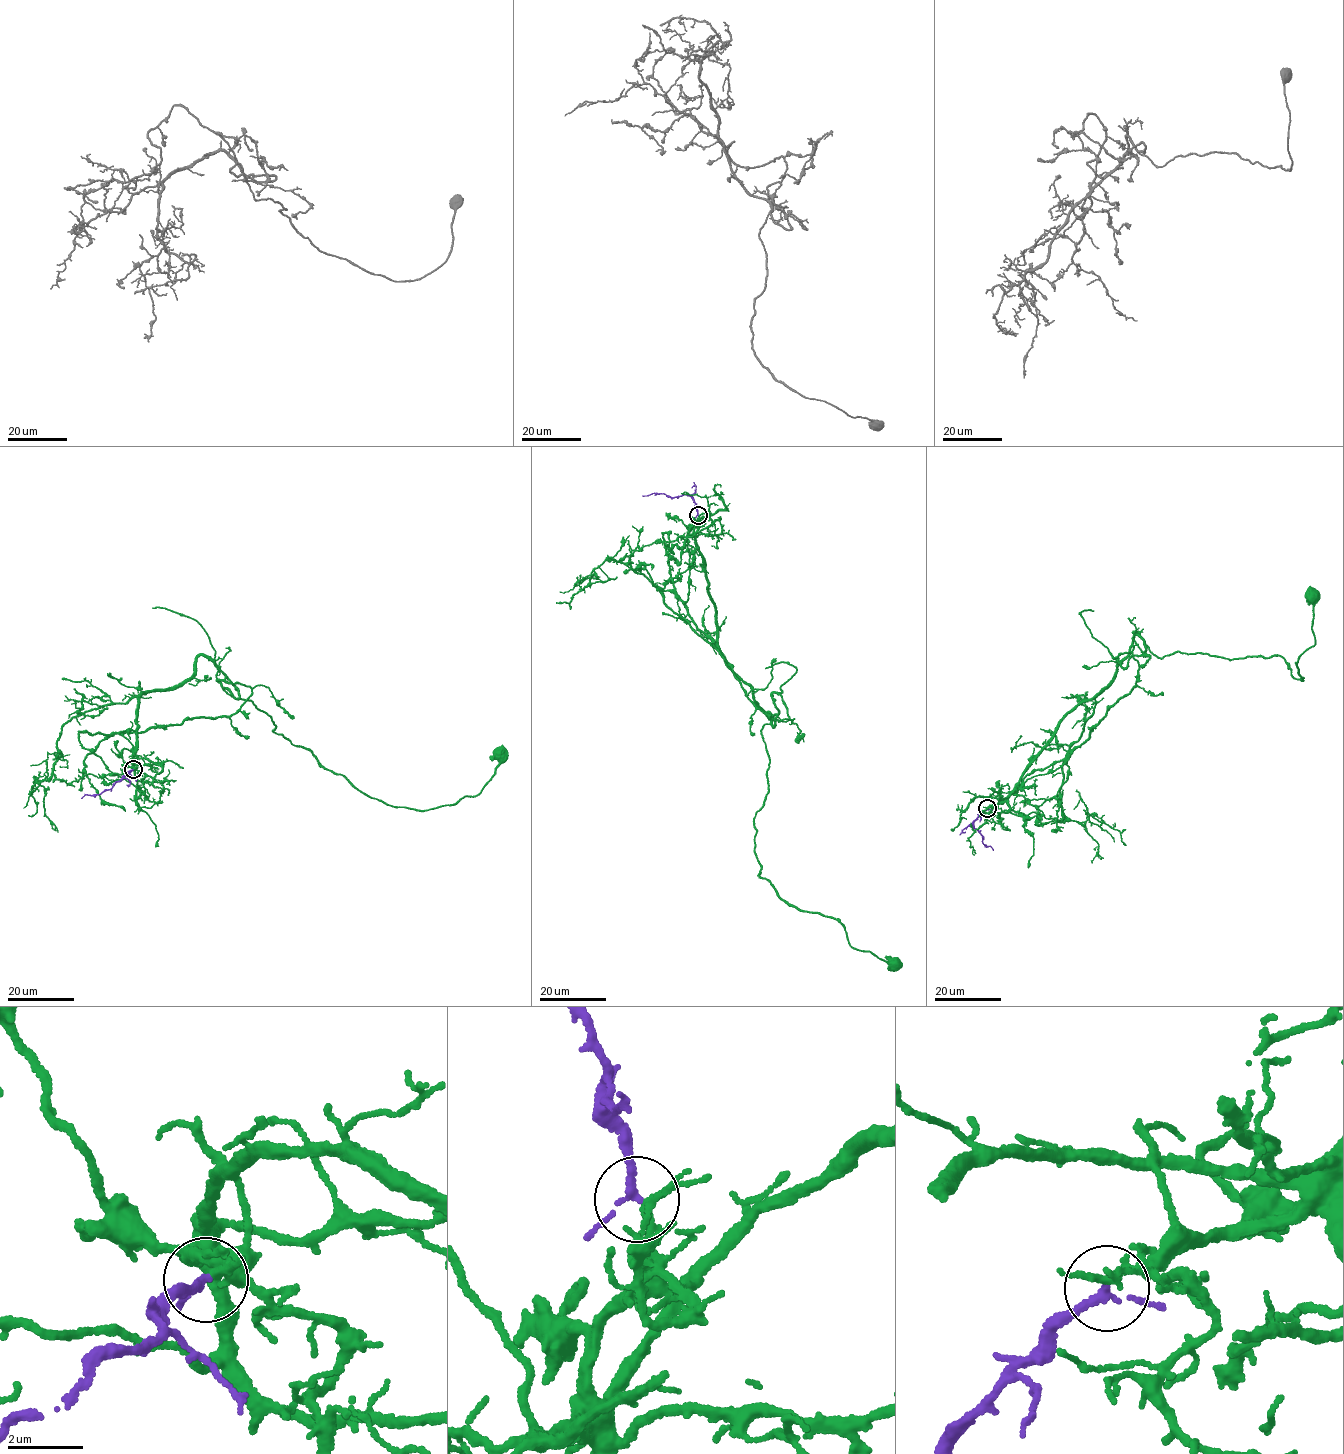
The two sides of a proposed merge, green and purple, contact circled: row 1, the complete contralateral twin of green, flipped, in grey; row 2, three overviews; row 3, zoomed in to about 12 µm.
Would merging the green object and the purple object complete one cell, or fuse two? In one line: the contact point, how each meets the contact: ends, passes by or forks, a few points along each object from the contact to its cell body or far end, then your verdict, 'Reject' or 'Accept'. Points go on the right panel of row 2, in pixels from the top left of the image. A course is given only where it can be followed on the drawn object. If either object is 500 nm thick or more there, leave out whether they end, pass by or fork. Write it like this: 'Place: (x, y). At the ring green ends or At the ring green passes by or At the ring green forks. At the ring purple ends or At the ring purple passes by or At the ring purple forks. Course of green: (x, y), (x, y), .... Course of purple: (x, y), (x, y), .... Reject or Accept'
Place: (987, 808). At the ring green passes by. At the ring purple passes by. Course of green: (987, 808), (1060, 719), (1109, 687), (1134, 632), (1161, 658), (1280, 655), (1302, 681), (1313, 594). Course of purple: (987, 808), (976, 818), (974, 828), (983, 836), (983, 843), (993, 850). Accept

